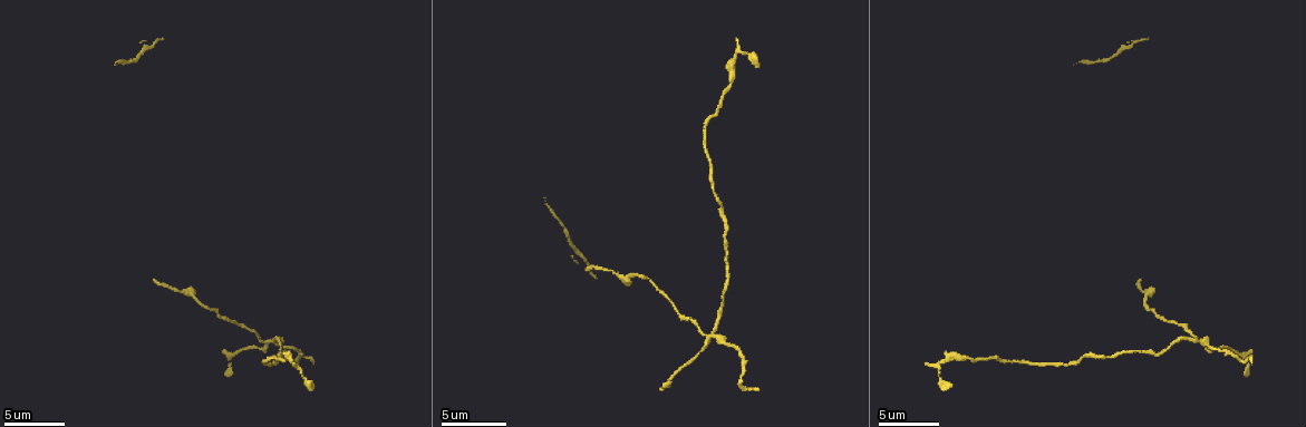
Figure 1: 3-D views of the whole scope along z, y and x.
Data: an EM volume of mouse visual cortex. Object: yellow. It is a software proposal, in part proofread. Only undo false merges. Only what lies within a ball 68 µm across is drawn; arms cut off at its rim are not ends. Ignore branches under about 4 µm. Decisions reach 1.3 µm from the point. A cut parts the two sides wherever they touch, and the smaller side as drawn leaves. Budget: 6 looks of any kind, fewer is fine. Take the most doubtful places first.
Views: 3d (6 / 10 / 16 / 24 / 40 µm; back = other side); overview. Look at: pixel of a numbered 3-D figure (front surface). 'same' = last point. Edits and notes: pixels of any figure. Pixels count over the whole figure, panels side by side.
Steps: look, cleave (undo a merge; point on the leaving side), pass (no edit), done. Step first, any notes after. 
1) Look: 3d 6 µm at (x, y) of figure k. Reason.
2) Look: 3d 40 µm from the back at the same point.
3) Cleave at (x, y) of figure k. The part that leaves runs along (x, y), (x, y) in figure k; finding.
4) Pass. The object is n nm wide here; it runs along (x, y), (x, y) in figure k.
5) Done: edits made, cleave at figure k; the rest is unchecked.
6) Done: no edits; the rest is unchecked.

Look: 3d 6 µm at (1197, 341) of figure 1. Looks like a crossing.

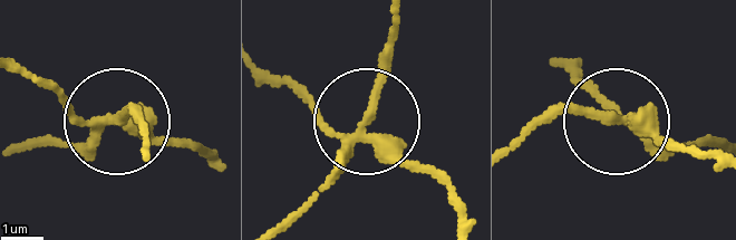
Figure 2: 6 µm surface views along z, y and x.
Cleave at (60, 90) of figure 2. 5 arms meet here; the part that leaves runs along (97, 115), (16, 73) in figure 2; a second neuron is stuck on.

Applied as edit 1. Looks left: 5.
Look: 3d 6 µm at (1237, 352) of figure 1. Three-way junction.

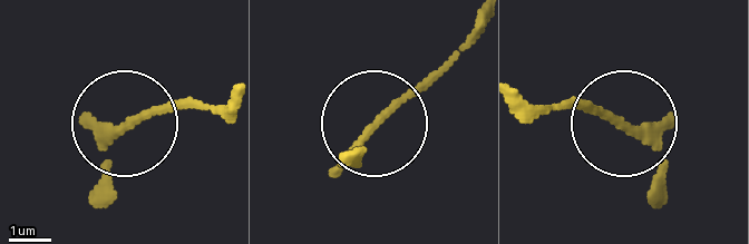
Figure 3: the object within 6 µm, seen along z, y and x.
Pass. The object is 170 nm wide here; one neuron here.

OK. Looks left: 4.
Look: 3d 16 µm at (1080, 357) of figure 1. Calibre changes.

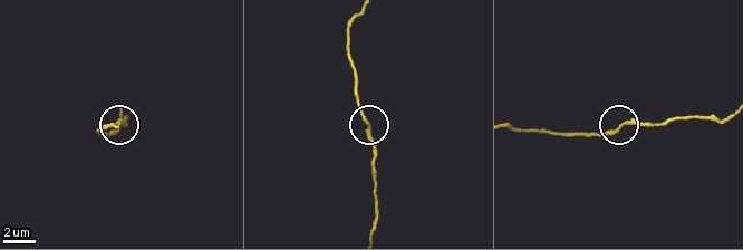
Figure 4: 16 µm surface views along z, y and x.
Pass. It runs along (723, 117), (671, 117), (655, 125), (623, 125), (588, 136) in figure 4; continuous, no second neuron.

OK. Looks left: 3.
Done: edits made, cleave at figure 2; the rest is unchecked.

